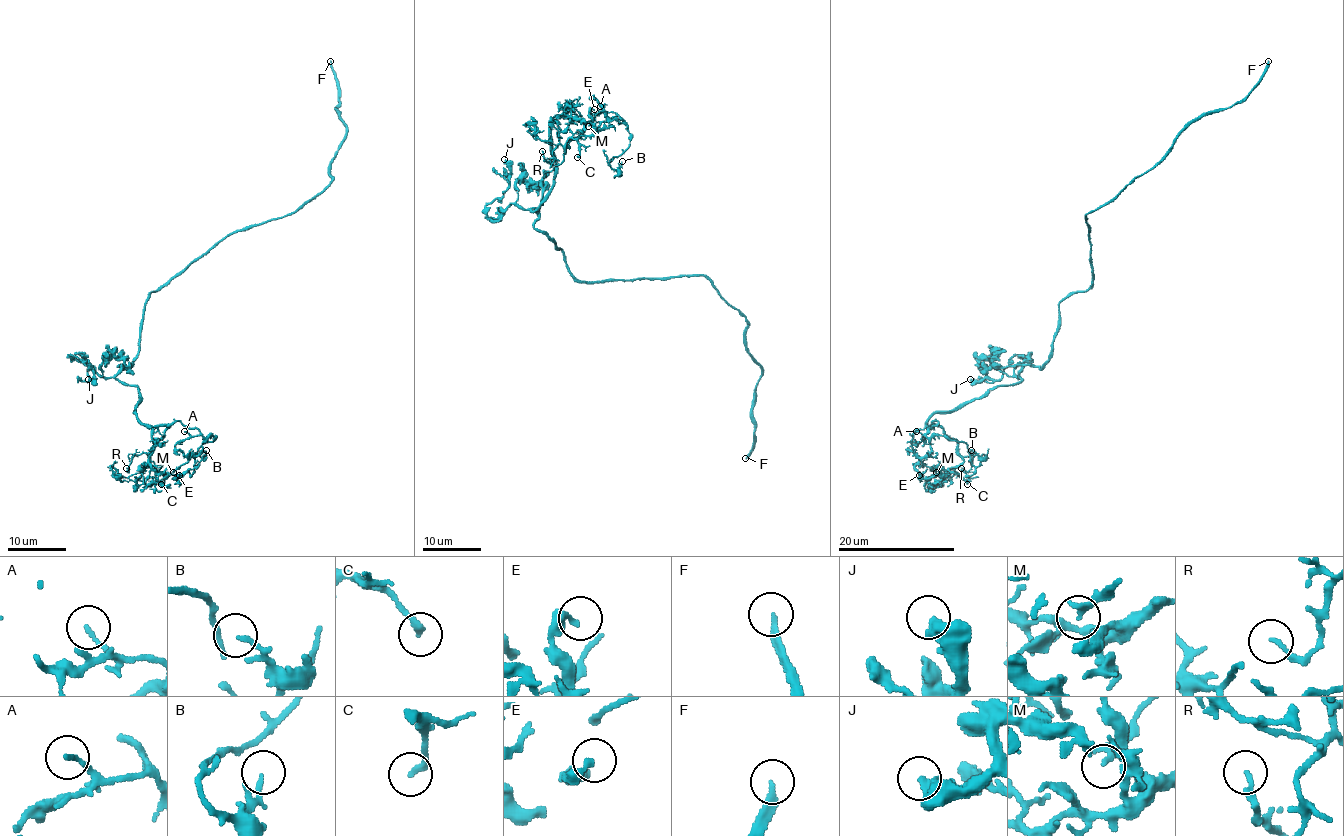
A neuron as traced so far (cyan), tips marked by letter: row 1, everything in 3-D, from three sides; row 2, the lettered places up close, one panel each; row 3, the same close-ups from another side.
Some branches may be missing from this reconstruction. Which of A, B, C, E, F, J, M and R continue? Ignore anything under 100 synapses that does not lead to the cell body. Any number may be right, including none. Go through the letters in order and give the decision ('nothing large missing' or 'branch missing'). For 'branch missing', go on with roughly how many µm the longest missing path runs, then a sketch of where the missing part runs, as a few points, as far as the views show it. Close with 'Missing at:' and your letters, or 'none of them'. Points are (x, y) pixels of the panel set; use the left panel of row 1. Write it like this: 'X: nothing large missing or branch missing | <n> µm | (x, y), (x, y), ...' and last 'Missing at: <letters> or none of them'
A: nothing large missing
B: nothing large missing
C: nothing large missing
E: nothing large missing
F: branch missing | 60 µm
J: nothing large missing
M: nothing large missing
R: nothing large missing
Missing at: F

